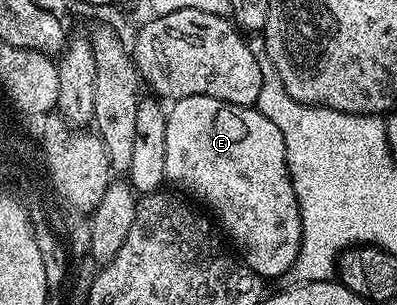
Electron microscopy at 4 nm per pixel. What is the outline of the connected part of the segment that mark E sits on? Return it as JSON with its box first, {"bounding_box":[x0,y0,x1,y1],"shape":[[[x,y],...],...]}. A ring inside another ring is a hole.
{"bounding_box":[166,95,302,279],"shape":[[[210,95],[177,97],[171,105],[166,119],[167,180],[193,193],[205,205],[205,210],[212,209],[211,216],[224,224],[225,231],[237,245],[235,248],[242,254],[244,264],[249,265],[260,277],[271,279],[287,274],[298,259],[302,219],[288,174],[282,131],[278,131],[278,127],[274,127],[274,123],[270,123],[270,119],[266,119],[266,115],[262,115],[255,107],[226,103]]]}

